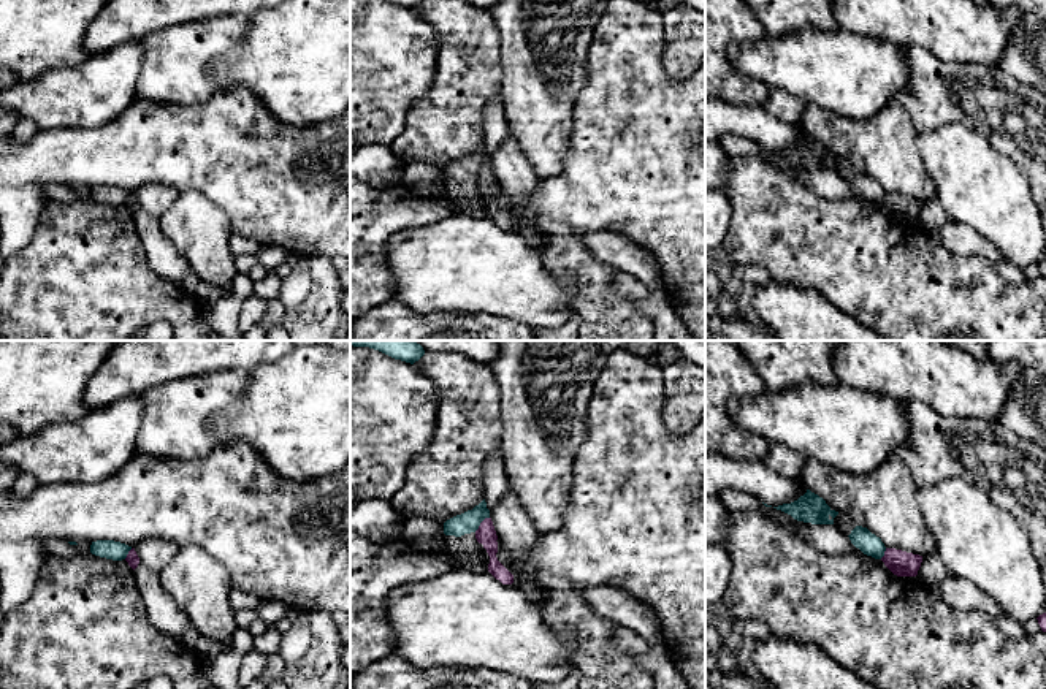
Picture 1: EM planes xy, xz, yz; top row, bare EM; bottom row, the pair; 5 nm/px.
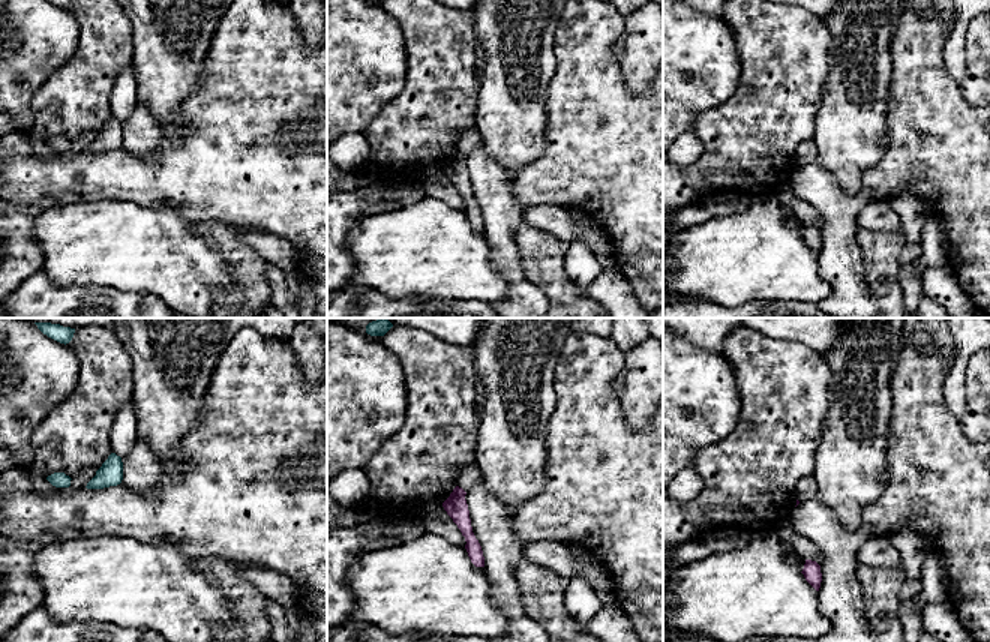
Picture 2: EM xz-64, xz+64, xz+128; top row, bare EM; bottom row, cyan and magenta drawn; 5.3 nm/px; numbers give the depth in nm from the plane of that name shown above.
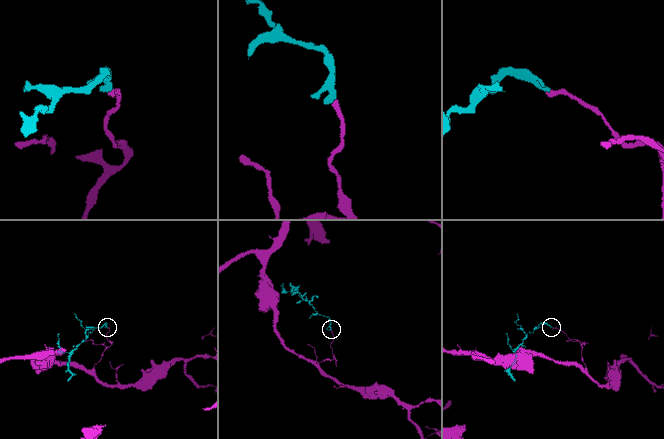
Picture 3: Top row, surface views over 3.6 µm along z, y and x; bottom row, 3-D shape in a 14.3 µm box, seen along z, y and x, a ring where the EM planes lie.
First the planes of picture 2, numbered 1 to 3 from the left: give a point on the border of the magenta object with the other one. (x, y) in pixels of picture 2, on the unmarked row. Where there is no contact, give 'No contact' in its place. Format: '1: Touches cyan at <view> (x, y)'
1: No contact
2: No contact
3: No contact

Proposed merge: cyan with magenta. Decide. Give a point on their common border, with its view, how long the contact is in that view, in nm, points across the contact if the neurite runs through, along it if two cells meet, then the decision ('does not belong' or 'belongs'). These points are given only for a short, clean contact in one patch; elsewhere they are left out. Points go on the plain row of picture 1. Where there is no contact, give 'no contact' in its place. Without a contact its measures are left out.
xz (481, 167) | 110 nm | along xz (488, 162), (474, 176) | does not belong

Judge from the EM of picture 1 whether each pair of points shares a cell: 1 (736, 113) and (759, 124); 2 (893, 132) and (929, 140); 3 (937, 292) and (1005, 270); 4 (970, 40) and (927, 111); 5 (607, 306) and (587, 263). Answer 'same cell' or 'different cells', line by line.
1: same cell
2: different cells
3: different cells
4: different cells
5: same cell

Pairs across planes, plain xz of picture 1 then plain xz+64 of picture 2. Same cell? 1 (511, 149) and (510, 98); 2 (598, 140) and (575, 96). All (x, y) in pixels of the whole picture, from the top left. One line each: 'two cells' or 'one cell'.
1: two cells
2: one cell

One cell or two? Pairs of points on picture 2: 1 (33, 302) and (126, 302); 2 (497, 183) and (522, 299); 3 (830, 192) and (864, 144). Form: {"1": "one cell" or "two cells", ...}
{"1": "one cell", "2": "one cell", "3": "two cells"}

